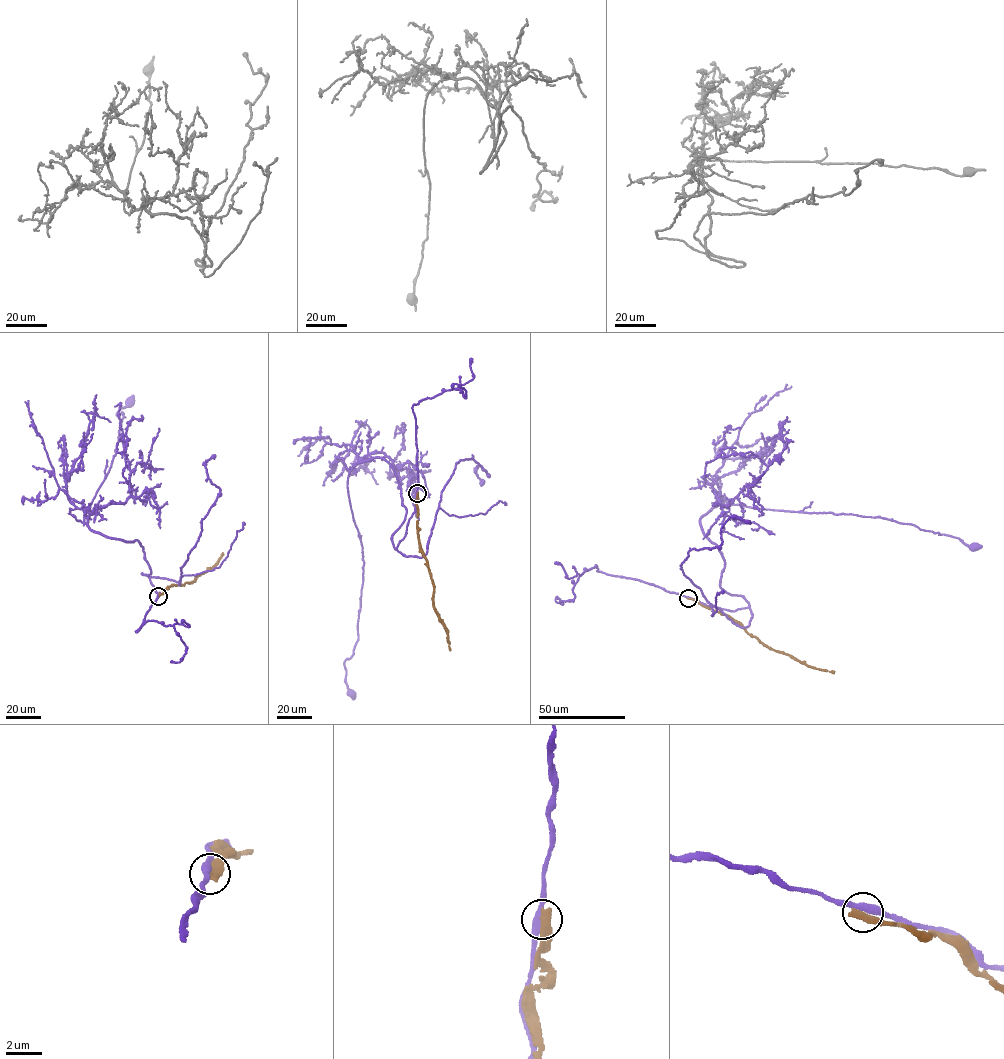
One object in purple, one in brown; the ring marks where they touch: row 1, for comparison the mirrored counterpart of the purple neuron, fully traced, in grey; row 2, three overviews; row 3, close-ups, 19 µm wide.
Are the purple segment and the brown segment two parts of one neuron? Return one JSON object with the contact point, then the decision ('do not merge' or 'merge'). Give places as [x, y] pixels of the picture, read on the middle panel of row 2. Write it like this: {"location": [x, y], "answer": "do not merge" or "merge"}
{"location": [417, 493], "answer": "do not merge"}

